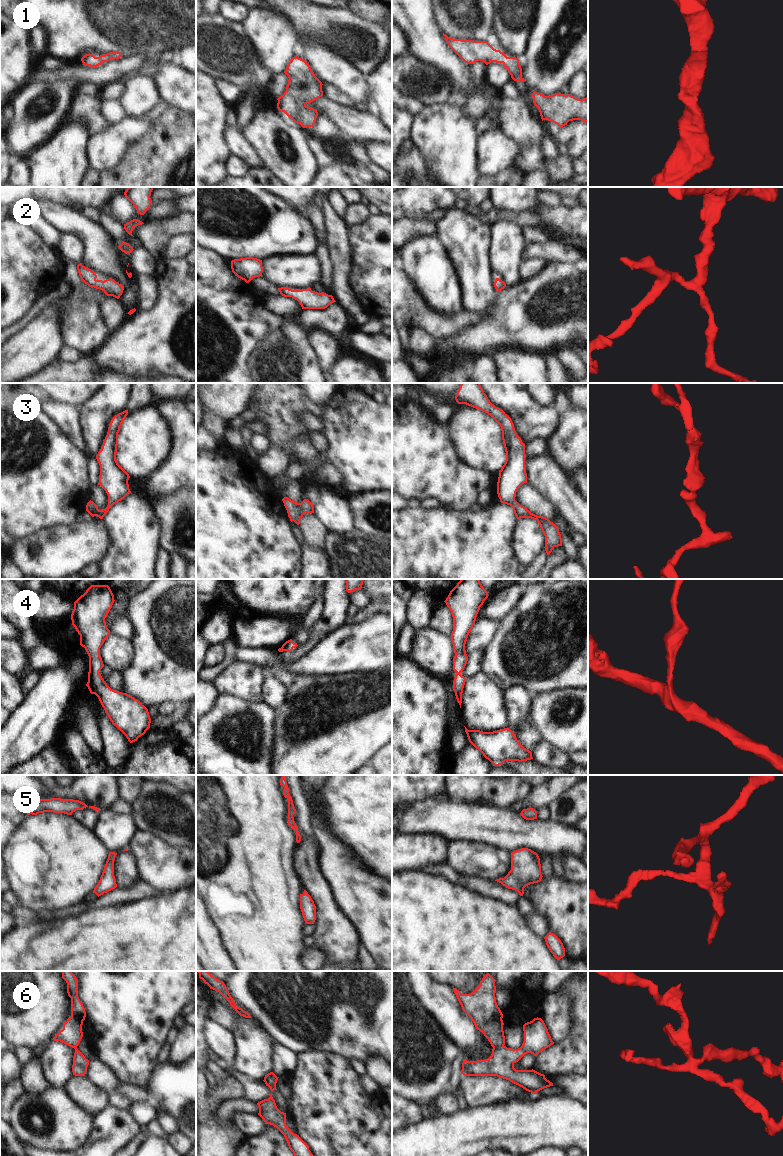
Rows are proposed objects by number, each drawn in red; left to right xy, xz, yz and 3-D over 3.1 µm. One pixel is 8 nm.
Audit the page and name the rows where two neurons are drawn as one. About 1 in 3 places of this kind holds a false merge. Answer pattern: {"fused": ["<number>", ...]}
{"fused": ["6"]}

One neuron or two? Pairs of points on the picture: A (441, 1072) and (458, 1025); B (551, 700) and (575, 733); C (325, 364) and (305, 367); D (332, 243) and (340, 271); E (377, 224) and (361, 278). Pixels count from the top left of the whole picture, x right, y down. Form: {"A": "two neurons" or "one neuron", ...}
{"A": "two neurons", "B": "one neuron", "C": "two neurons", "D": "one neuron", "E": "one neuron"}

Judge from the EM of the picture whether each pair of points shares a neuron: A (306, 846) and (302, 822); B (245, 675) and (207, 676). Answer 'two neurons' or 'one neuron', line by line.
A: two neurons
B: two neurons

